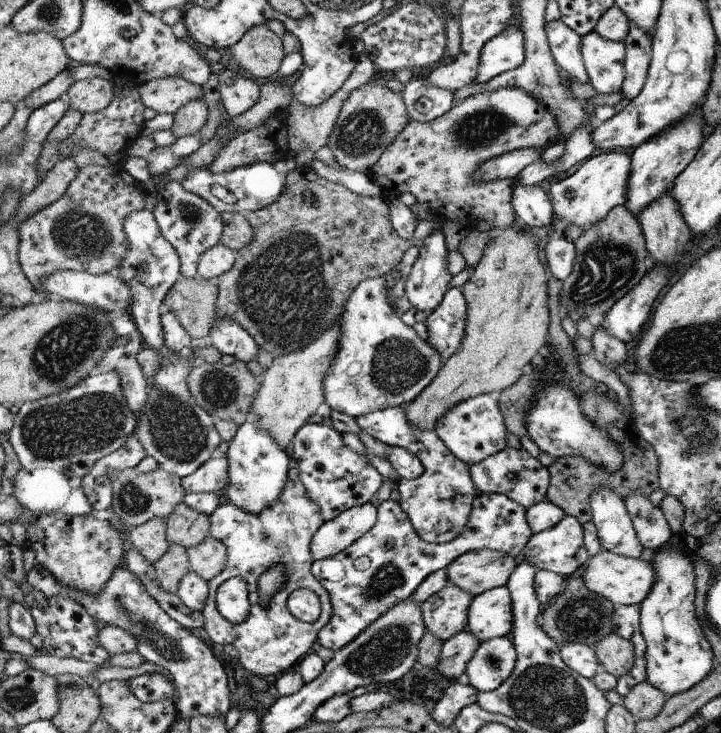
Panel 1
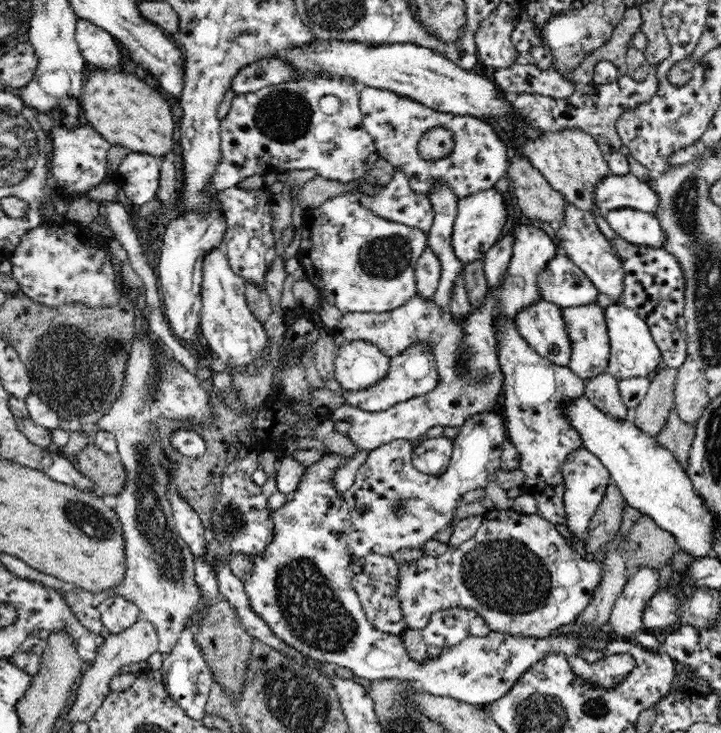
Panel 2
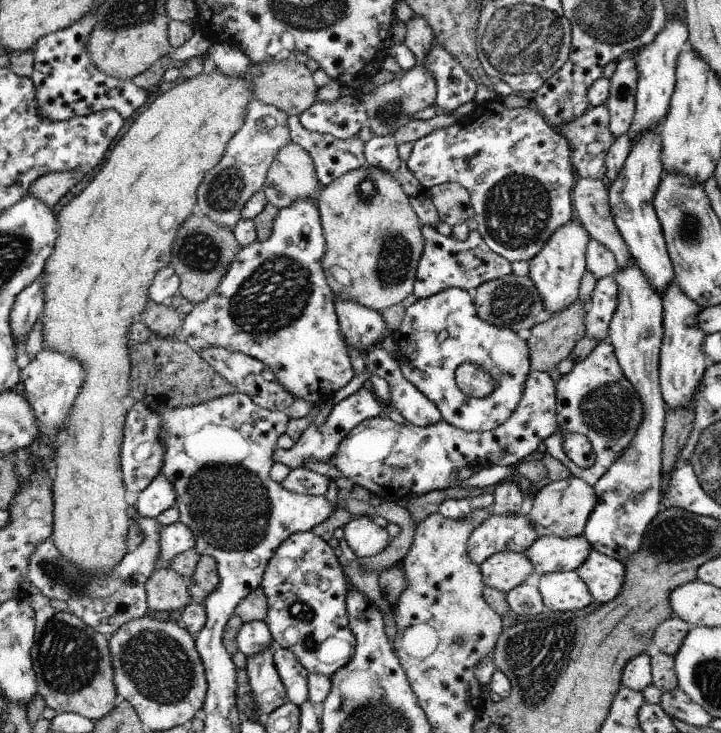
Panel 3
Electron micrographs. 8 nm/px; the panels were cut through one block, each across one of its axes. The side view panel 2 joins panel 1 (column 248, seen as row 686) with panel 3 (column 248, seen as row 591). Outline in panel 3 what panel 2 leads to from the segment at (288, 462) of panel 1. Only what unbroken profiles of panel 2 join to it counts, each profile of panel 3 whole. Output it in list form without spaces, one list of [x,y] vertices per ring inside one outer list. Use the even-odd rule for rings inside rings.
[[[304,198],[288,208],[279,209],[273,223],[268,240],[257,240],[250,246],[241,247],[218,288],[182,317],[178,338],[197,353],[214,347],[256,358],[272,370],[274,378],[294,396],[294,400],[320,404],[344,388],[354,378],[354,370],[346,340],[340,332],[334,294],[326,284],[322,270],[326,243],[316,198]]]

